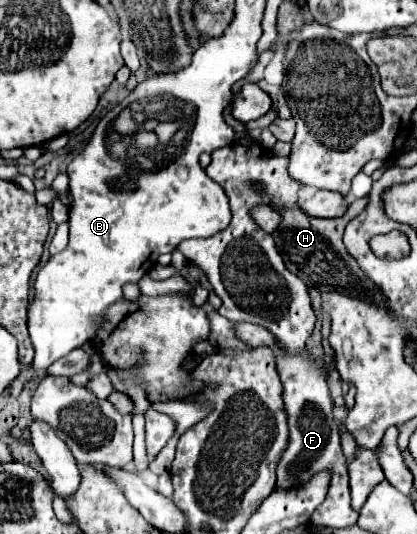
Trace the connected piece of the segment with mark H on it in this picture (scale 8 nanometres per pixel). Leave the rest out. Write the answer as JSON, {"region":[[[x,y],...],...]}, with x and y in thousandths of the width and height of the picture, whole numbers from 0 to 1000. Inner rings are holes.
{"region":[[[882,369],[844,376],[839,391],[820,406],[801,406],[801,410],[739,406],[715,388],[671,395],[681,414],[657,436],[657,451],[662,451],[662,466],[681,481],[681,493],[695,496],[695,507],[710,511],[743,541],[763,541],[772,549],[811,545],[811,549],[830,549],[868,564],[921,571],[926,567],[921,549],[897,534],[897,526],[887,526],[887,519],[878,519],[878,511],[868,511],[868,504],[859,500],[849,481],[839,481],[839,474],[830,470],[820,455],[825,425],[849,403],[868,399],[868,391],[878,388],[878,376]]]}

